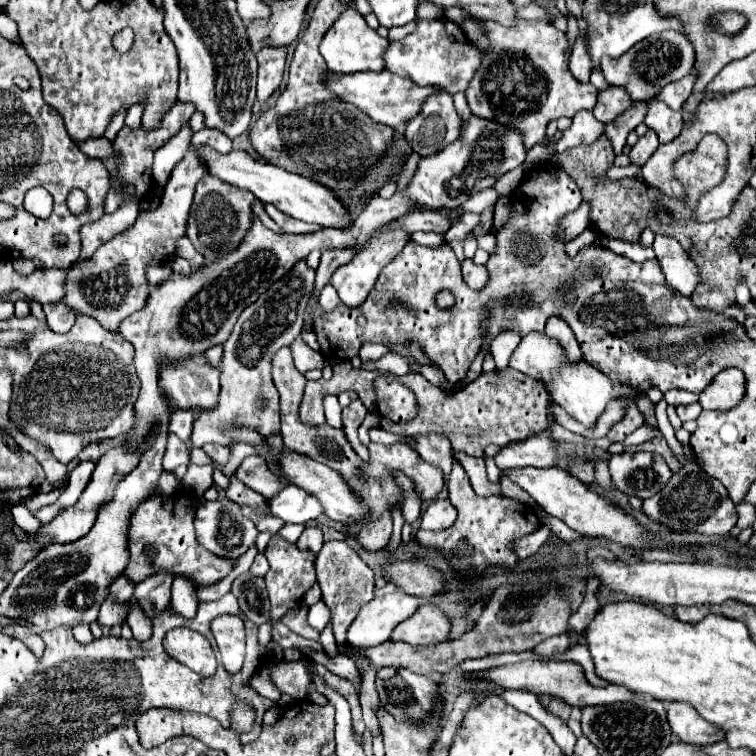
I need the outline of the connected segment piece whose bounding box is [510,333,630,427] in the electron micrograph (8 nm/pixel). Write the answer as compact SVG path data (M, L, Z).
M528 333L526 337L522 337L520 345L510 357L510 367L524 375L530 375L532 379L542 379L546 391L554 397L554 403L564 407L574 419L578 419L586 427L594 425L594 421L606 409L612 397L626 395L626 391L630 391L626 385L612 385L612 381L604 373L590 367L588 363L570 361L560 343L546 333Z

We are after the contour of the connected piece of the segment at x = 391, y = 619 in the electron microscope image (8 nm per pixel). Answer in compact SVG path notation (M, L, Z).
M400 589L396 593L374 597L360 609L356 621L350 625L348 645L364 651L388 641L396 625L416 613L418 607L420 601Z

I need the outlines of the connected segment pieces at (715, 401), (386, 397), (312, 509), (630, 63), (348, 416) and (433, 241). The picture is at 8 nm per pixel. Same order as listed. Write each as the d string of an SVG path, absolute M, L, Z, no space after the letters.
M724 369L716 375L712 385L706 387L706 391L700 393L700 405L702 409L720 409L728 411L740 403L744 397L746 383L744 373L738 369Z
M376 379L376 411L396 423L406 423L416 417L416 395L396 379Z
M286 485L276 497L270 499L270 511L286 523L316 521L324 509L314 495L308 495L296 485Z
M668 31L646 37L644 41L630 47L624 55L620 55L620 59L600 59L600 67L610 85L622 85L634 101L646 101L658 95L664 85L688 75L694 67L694 61L696 55L692 43L682 33Z
M356 399L350 407L346 407L342 411L342 421L344 421L344 433L346 433L352 449L360 455L360 459L368 461L368 449L358 439L358 427L360 427L364 415L366 415L366 407L360 403L360 399Z
M414 233L412 241L420 243L420 245L428 245L428 247L440 247L446 243L444 235L438 235L438 233Z

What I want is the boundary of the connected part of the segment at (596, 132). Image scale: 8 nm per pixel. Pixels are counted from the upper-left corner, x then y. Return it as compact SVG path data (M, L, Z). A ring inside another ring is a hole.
M578 111L572 119L572 127L564 131L564 137L558 141L558 151L562 153L568 147L580 145L580 143L594 143L604 135L604 125L594 119L590 111Z

